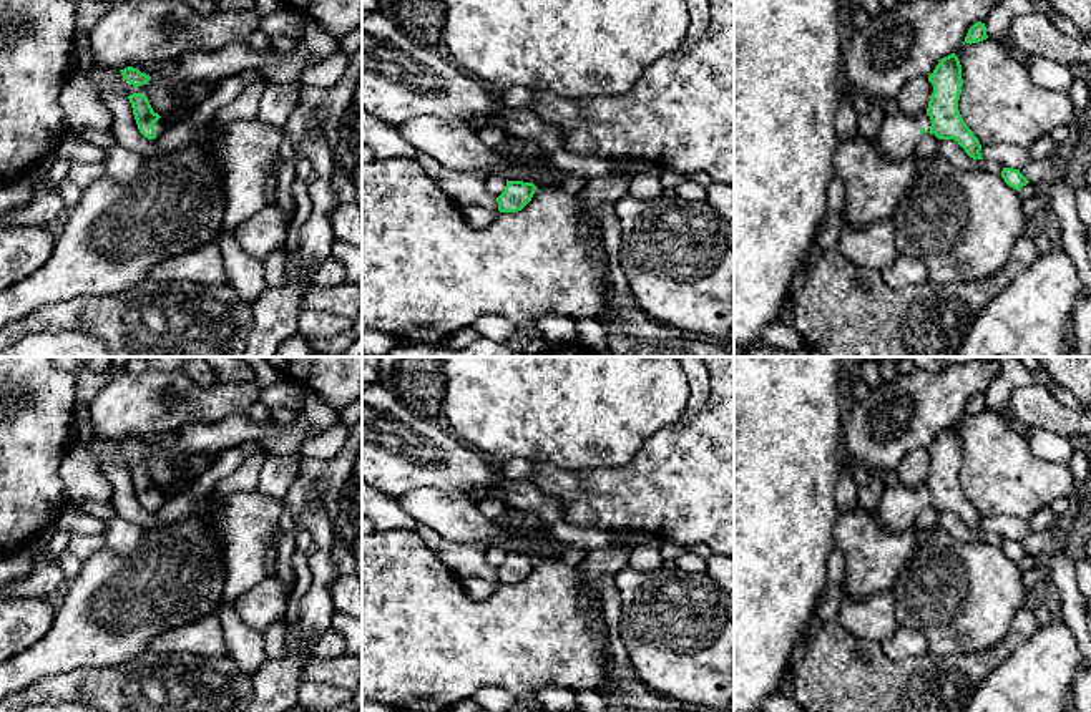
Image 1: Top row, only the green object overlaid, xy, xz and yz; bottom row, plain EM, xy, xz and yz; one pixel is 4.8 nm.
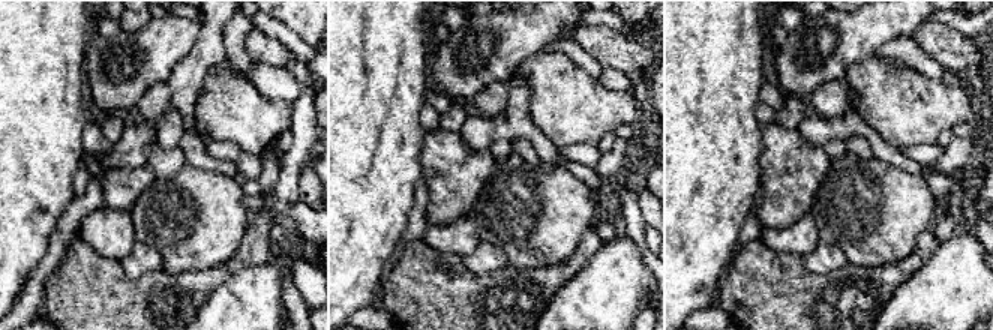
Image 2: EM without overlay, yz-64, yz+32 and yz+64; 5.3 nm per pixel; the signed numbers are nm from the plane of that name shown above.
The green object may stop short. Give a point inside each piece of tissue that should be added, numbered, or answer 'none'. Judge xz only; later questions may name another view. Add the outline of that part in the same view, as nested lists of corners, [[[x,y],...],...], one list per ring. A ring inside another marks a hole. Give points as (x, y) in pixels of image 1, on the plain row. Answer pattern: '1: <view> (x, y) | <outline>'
1: xz (523, 523) | [[[506,508],[506,519],[503,524],[515,533],[515,536],[505,544],[508,553],[533,554],[531,534],[540,534],[545,529],[543,521],[535,511]]]

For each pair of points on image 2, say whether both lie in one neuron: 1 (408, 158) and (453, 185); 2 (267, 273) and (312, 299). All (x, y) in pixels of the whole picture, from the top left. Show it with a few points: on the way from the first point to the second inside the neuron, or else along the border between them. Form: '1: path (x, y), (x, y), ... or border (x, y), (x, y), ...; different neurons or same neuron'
1: border (426, 134), (420, 155), (422, 176); different neurons
2: border (296, 260), (293, 276); different neurons

